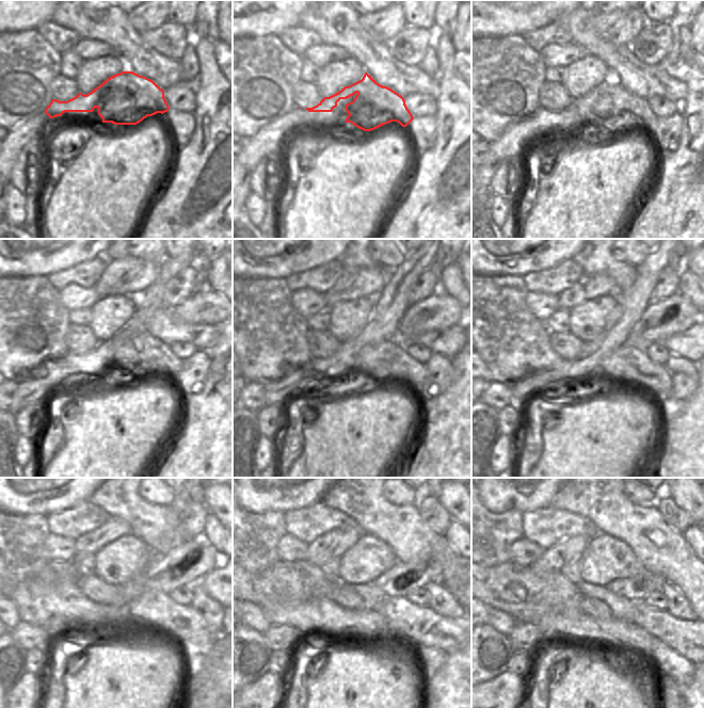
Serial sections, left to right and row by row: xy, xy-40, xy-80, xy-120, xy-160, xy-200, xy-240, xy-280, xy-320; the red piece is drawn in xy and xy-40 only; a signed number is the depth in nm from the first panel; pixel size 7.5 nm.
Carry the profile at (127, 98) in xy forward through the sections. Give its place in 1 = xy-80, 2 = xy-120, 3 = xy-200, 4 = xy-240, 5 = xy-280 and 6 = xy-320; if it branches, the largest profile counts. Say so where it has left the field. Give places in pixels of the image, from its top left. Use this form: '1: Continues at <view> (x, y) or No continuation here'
1: Continues at xy-80 (618, 110)
2: Continues at xy-120 (144, 354)
3: Continues at xy-200 (627, 365)
4: Continues at xy-240 (155, 609)
5: Continues at xy-280 (421, 625)
6: Continues at xy-320 (688, 637)

